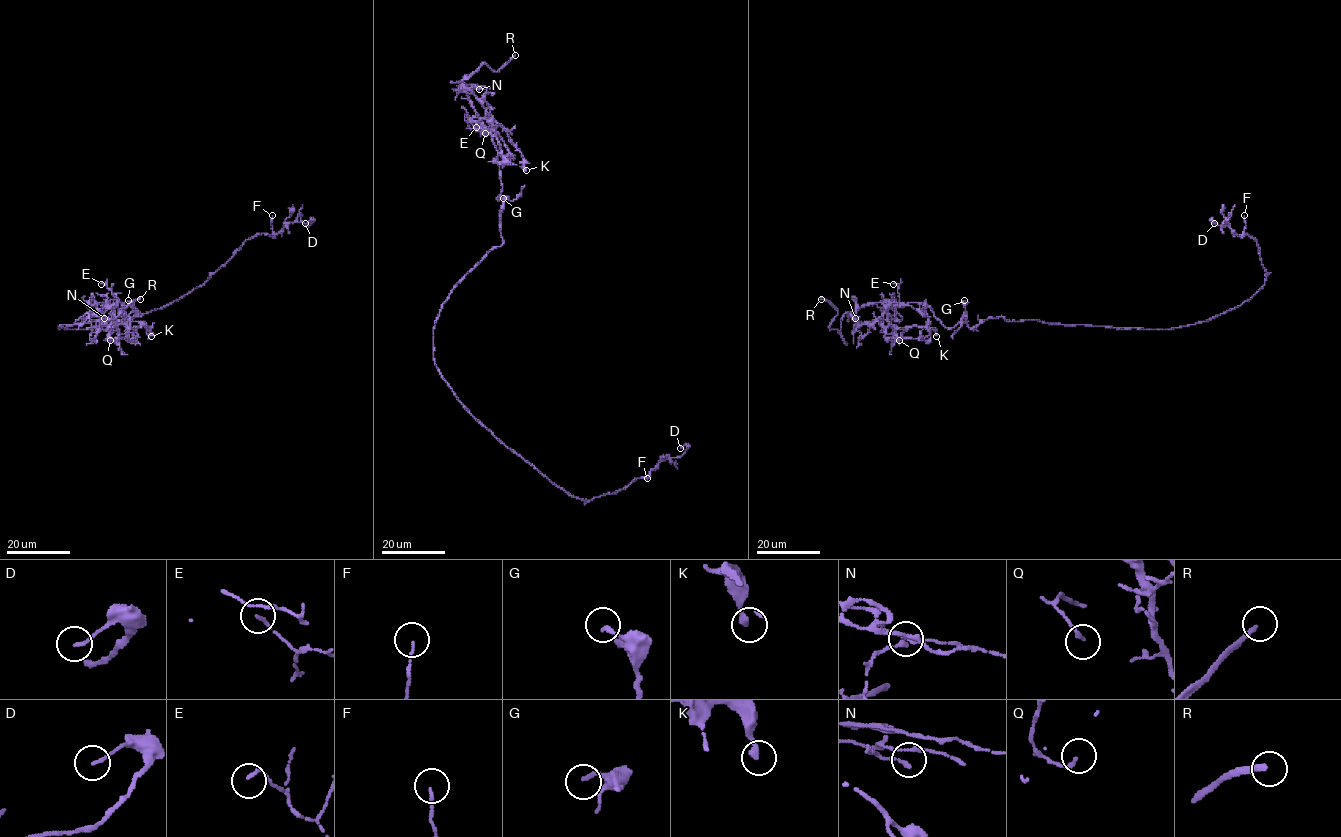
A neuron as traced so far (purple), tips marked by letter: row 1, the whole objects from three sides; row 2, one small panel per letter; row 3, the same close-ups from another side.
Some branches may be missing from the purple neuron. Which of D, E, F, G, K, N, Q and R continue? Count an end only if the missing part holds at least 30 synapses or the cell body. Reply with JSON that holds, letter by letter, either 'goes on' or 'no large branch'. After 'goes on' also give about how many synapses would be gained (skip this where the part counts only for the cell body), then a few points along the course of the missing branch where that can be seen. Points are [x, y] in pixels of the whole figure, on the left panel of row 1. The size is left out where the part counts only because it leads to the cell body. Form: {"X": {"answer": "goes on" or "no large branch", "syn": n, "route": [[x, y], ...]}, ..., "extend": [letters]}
{"D": {"answer": "no large branch"}, "E": {"answer": "no large branch"}, "F": {"answer": "no large branch"}, "G": {"answer": "no large branch"}, "K": {"answer": "no large branch"}, "N": {"answer": "no large branch"}, "Q": {"answer": "no large branch"}, "R": {"answer": "goes on"}, "extend": ["R"]}

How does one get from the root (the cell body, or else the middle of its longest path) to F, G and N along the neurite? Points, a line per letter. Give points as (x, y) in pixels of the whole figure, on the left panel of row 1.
F: (62, 325), (58, 329), (114, 324), (176, 301), (202, 285), (246, 240), (271, 234), (272, 215)
G: (62, 325), (95, 320), (128, 321), (126, 317), (128, 328), (132, 310), (128, 300)
N: (62, 325), (128, 321), (126, 317), (129, 326), (121, 302), (107, 304), (114, 315), (97, 331), (104, 318)

